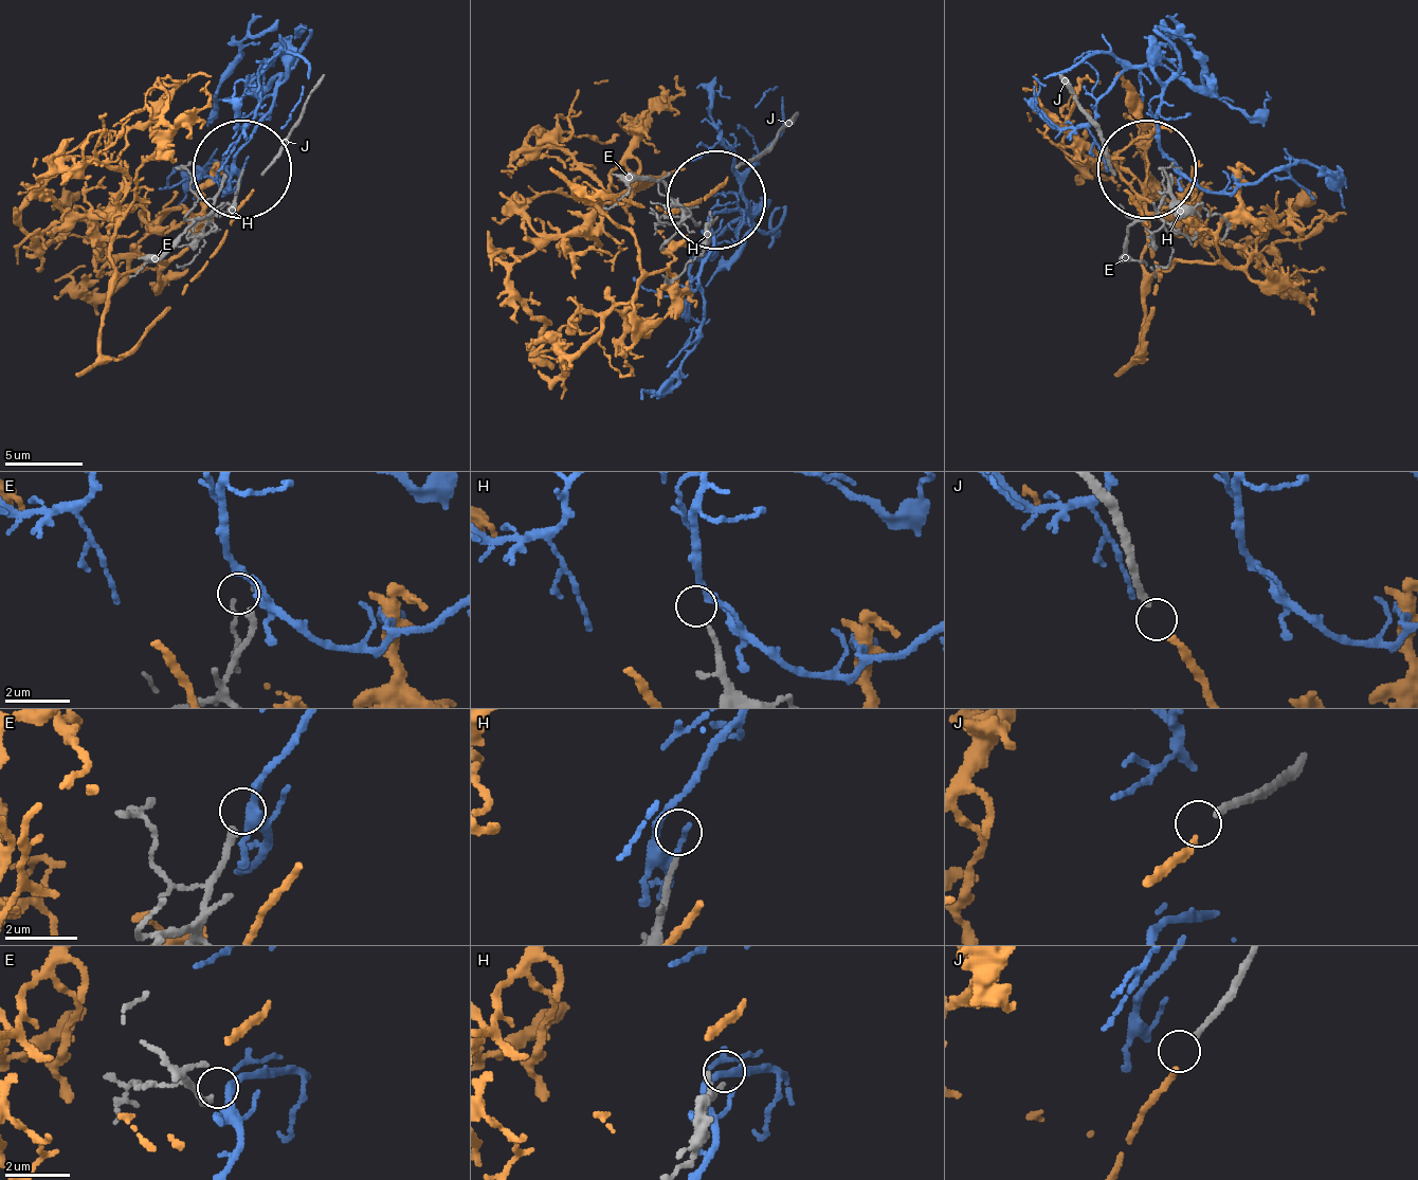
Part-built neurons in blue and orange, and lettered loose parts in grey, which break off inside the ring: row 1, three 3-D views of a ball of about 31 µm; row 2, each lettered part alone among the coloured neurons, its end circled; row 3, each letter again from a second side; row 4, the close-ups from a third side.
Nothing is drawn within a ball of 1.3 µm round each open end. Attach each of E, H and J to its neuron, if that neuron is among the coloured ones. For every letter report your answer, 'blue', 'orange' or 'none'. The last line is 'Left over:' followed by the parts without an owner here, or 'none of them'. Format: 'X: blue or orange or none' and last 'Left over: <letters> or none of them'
E: blue
H: none
J: orange
Left over: H

